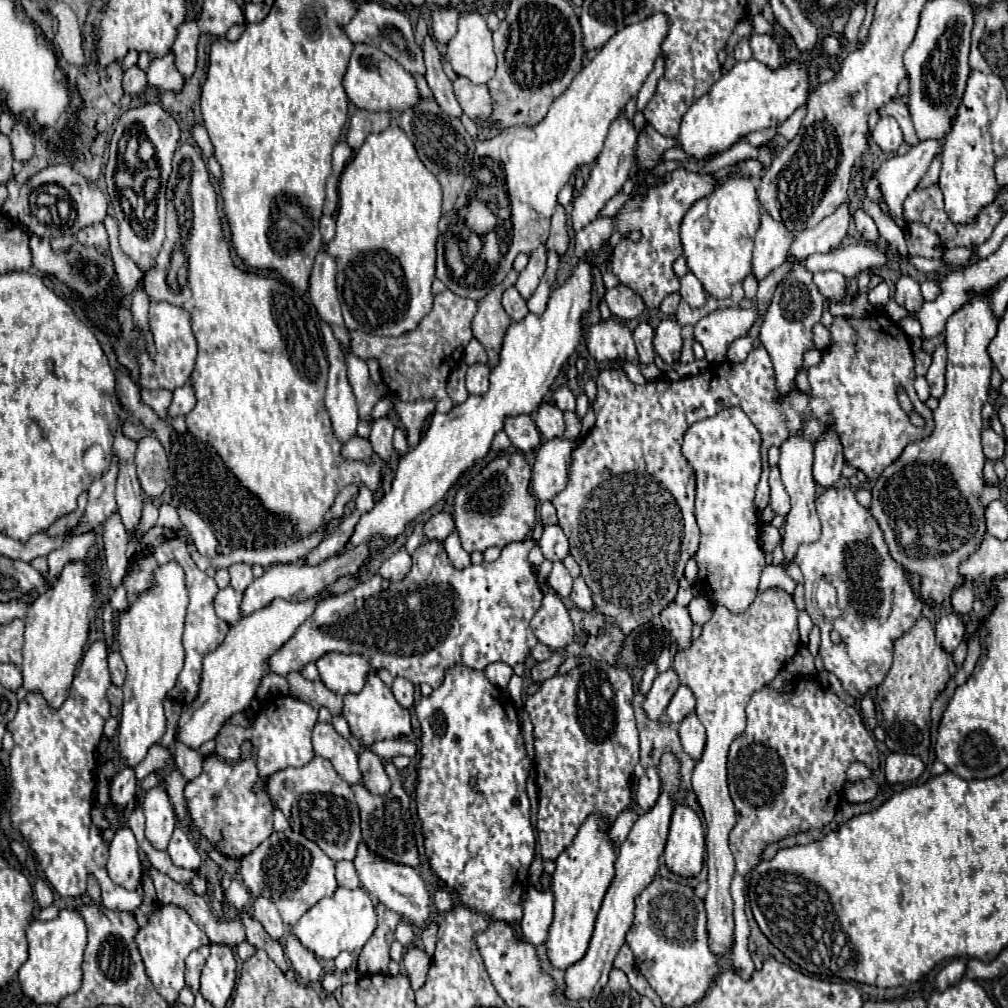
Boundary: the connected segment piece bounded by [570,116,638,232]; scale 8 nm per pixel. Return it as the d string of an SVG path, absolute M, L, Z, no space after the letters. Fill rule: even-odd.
M618 116L616 122L612 122L610 132L608 132L606 142L604 142L604 148L602 148L600 156L596 158L596 164L594 164L594 168L590 172L590 178L586 180L584 190L574 198L572 212L570 212L574 232L578 232L586 224L590 224L598 216L598 212L606 206L606 202L612 196L616 196L620 192L620 188L624 186L624 182L628 180L630 168L632 168L632 152L634 152L634 146L636 146L636 138L638 138L638 134L636 134L636 130L634 130L630 120L626 120L624 116Z

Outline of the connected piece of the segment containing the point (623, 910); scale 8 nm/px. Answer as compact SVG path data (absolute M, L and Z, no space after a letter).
M664 750L662 758L660 758L658 772L660 772L660 780L662 780L660 798L656 800L656 804L648 812L638 816L628 838L618 848L618 856L614 862L616 874L614 874L614 880L604 896L602 908L598 912L596 928L594 928L592 940L590 940L588 952L580 962L576 962L574 966L570 966L566 970L564 996L568 1000L574 1000L574 1002L592 1000L606 986L608 974L612 970L612 962L614 962L620 946L624 944L624 936L632 924L634 898L636 898L636 894L640 894L644 890L644 886L648 886L648 882L652 882L652 878L658 870L658 862L660 862L660 856L662 856L664 846L666 846L668 828L670 828L670 820L672 820L672 812L674 812L674 798L680 790L680 758L678 758L678 754L674 754L672 750Z

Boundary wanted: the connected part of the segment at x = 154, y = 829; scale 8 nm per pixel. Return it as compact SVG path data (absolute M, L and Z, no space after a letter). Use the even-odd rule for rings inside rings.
M158 786L150 788L144 796L142 810L146 816L146 838L156 850L166 850L176 826L174 808L170 804L166 790Z

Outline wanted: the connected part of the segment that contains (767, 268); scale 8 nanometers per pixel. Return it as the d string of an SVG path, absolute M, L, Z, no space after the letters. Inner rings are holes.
M762 212L754 246L754 262L752 262L754 276L762 280L774 268L778 268L786 260L792 242L794 234L784 226L784 222L778 222L768 212Z

